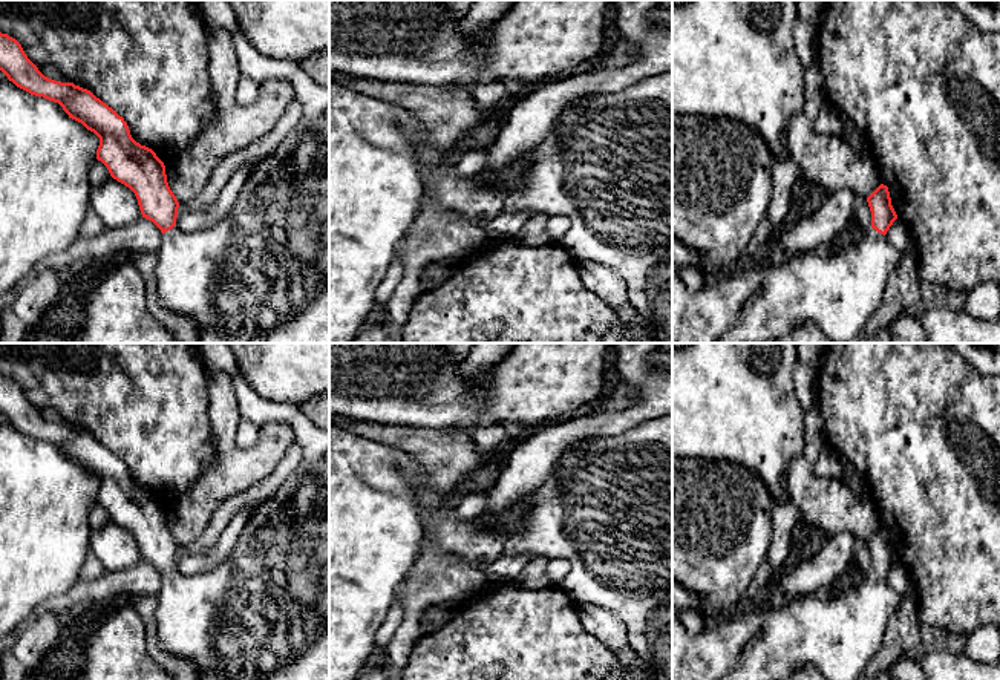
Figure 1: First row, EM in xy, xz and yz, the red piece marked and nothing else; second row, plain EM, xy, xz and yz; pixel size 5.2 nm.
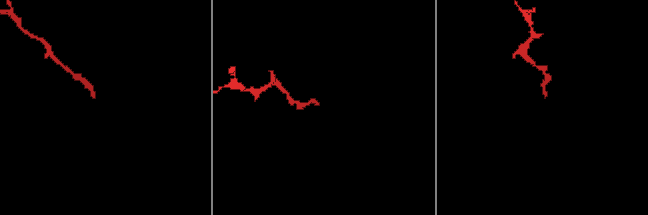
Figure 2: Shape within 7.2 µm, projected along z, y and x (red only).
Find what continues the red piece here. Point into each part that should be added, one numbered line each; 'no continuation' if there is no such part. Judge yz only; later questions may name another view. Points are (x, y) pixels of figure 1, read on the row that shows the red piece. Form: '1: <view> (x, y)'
1: yz (838, 291)

